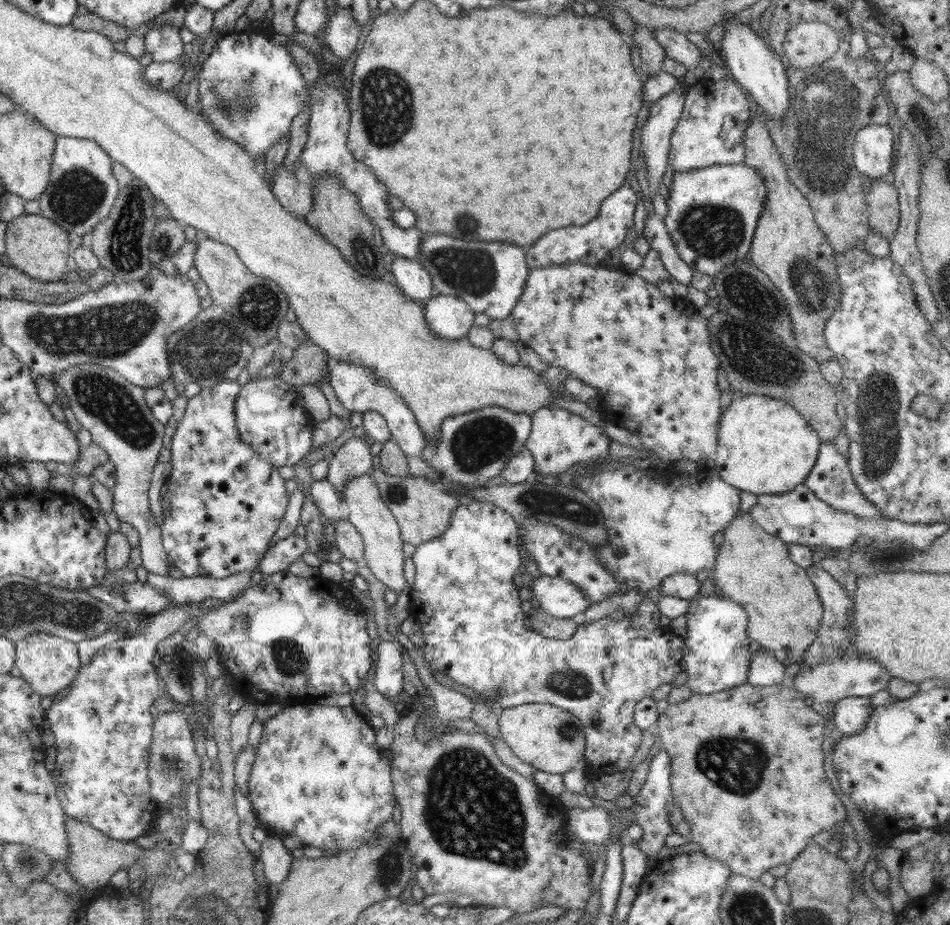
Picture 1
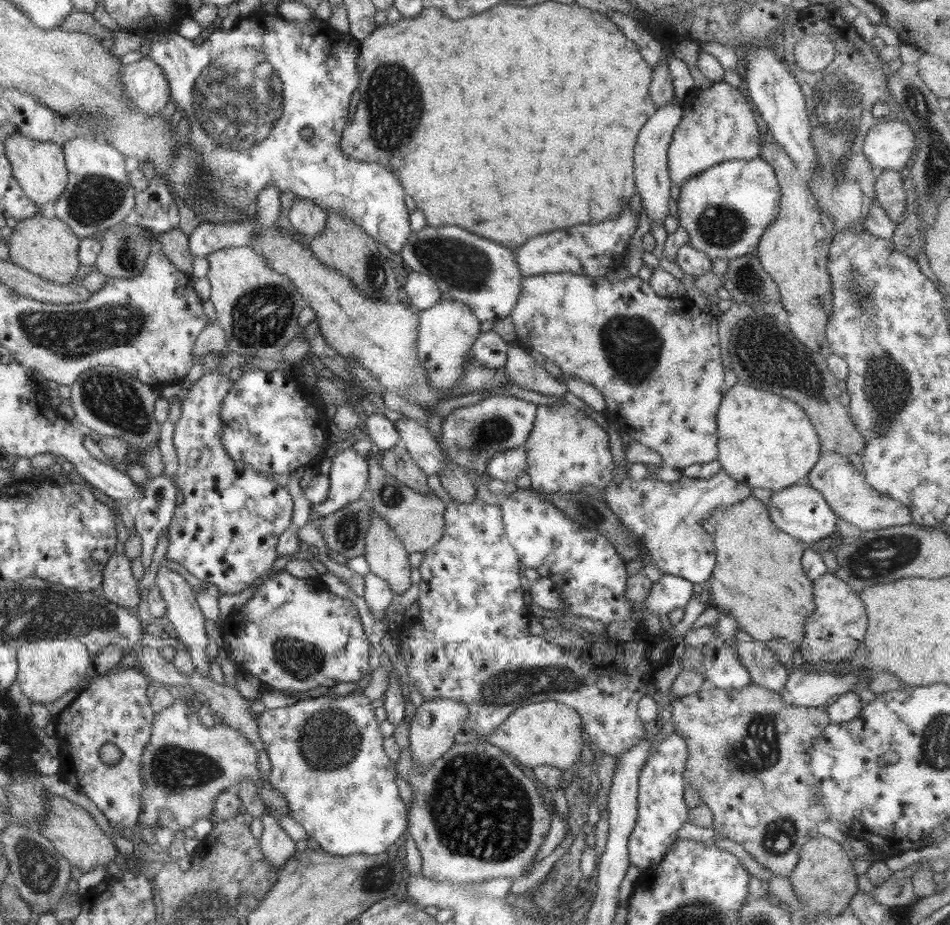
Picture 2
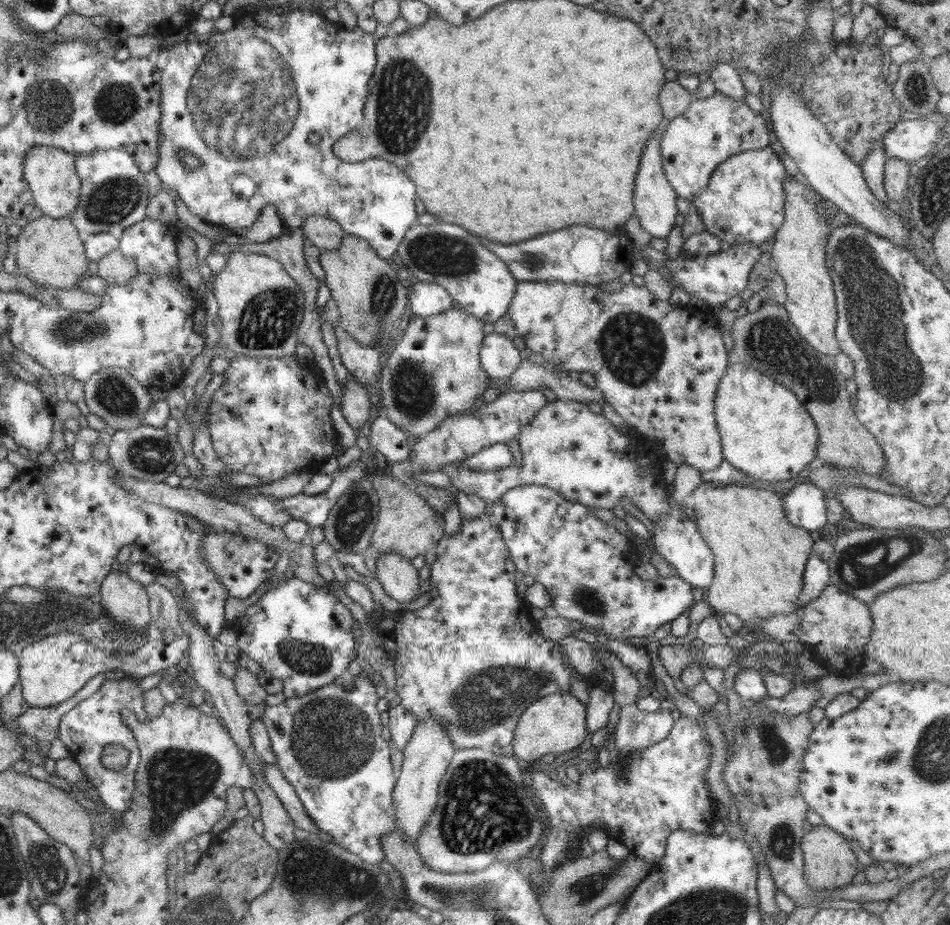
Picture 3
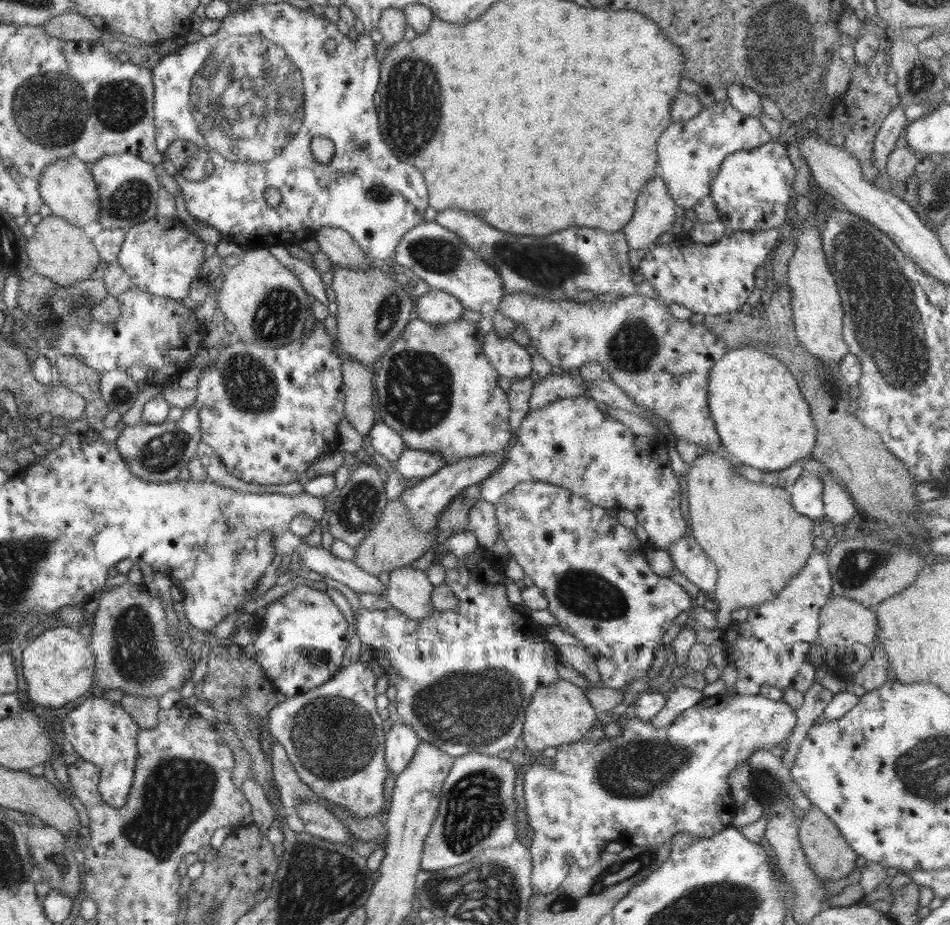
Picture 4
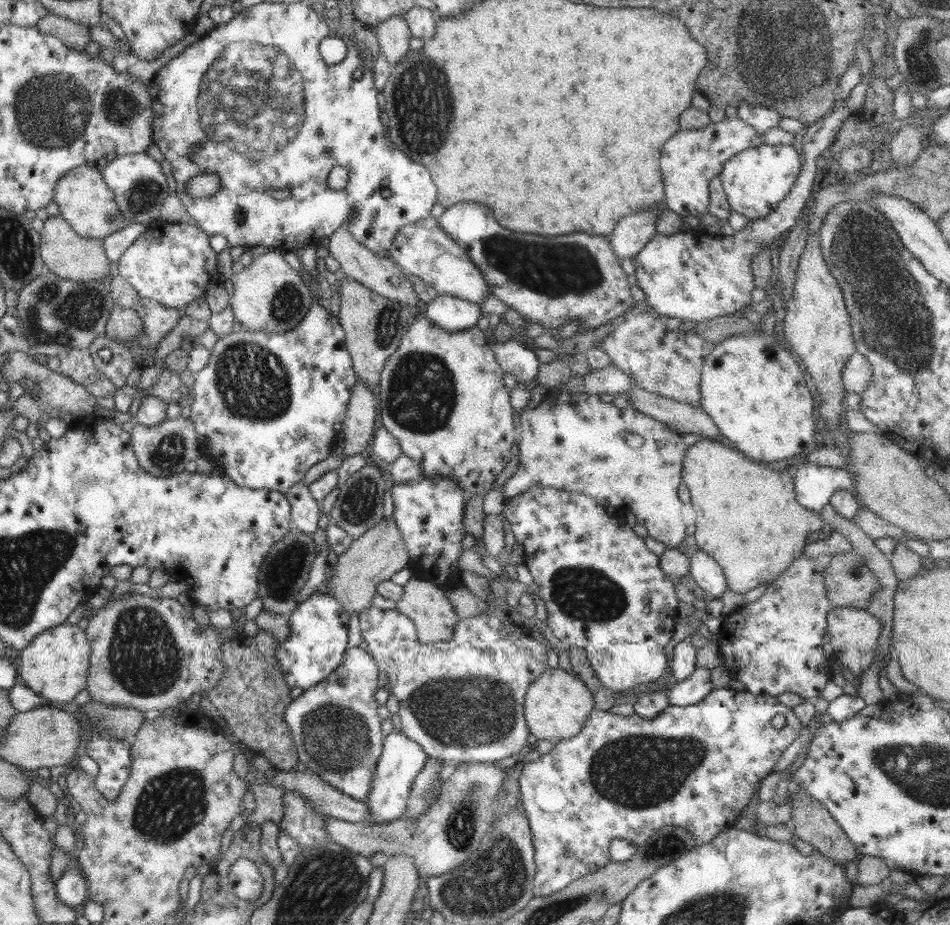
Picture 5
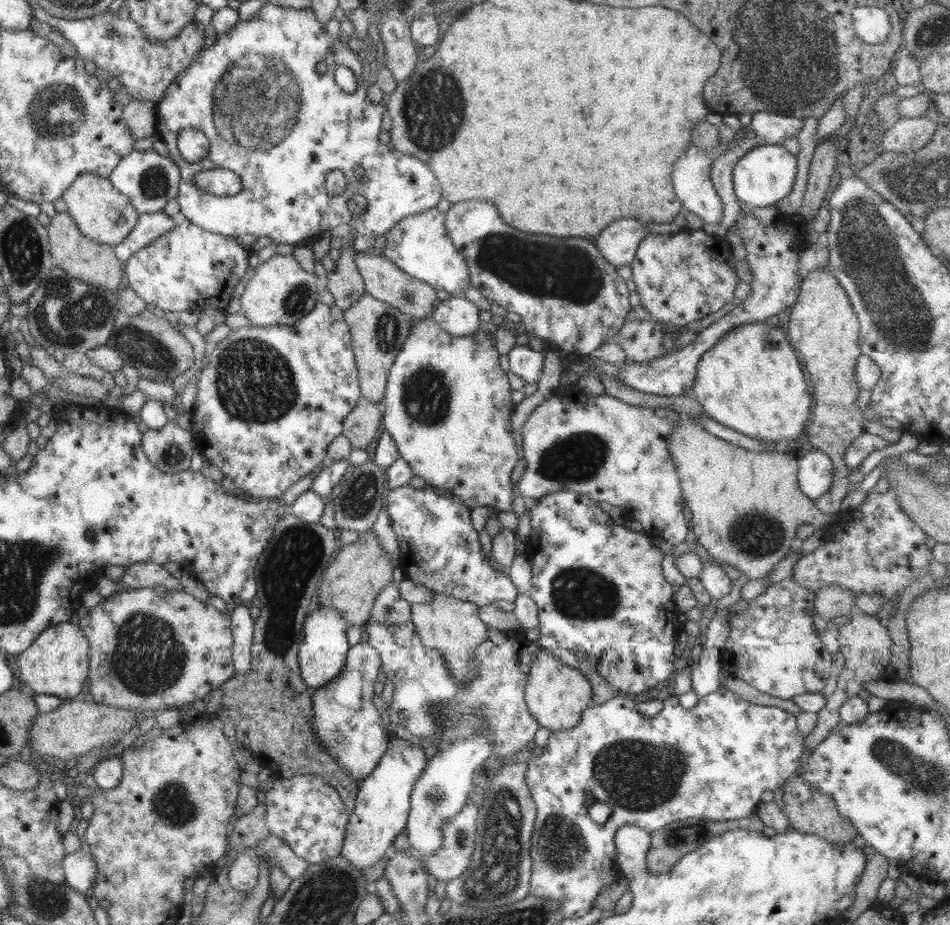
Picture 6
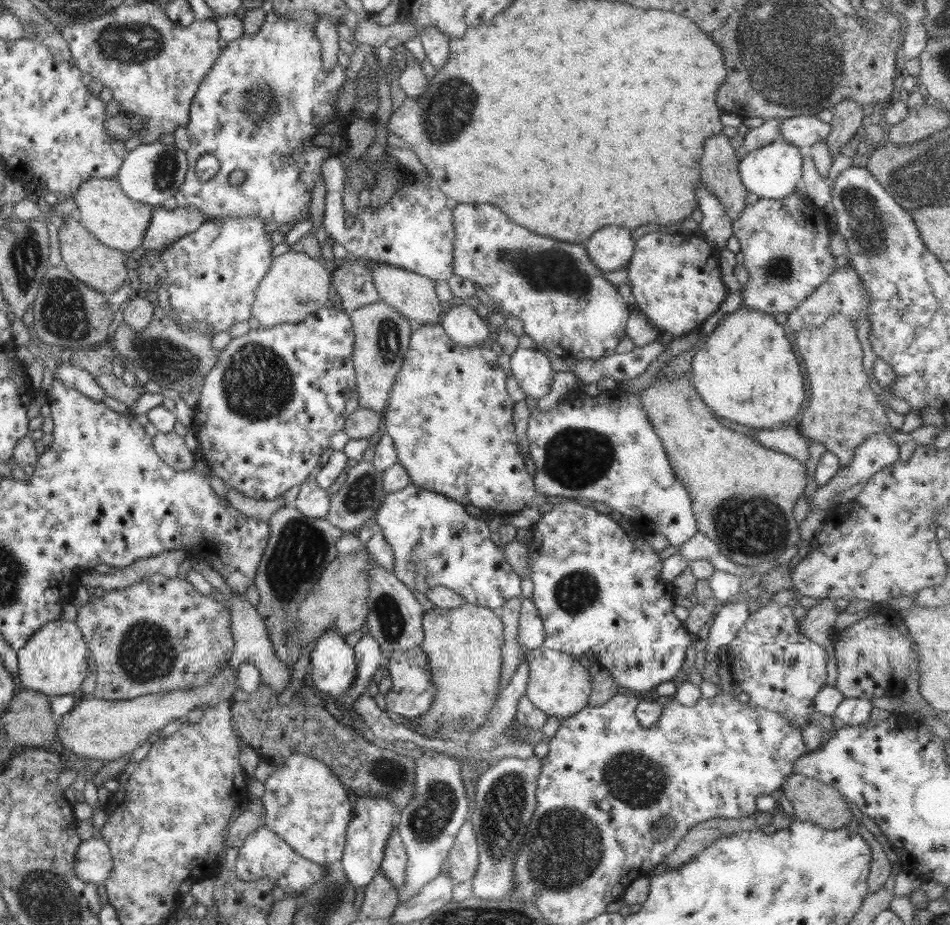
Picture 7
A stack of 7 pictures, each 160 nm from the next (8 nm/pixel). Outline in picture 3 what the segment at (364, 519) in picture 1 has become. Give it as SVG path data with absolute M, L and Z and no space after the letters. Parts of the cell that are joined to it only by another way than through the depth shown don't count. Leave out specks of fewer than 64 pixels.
M396 553L376 556L376 576L386 594L396 602L413 601L418 597L419 572L409 559Z

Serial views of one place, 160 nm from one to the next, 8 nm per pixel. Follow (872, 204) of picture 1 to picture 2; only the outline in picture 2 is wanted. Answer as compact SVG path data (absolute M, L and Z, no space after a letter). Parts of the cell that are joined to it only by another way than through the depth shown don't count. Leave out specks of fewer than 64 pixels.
M884 170L875 177L875 199L886 210L890 220L898 223L906 208L906 193L899 170Z

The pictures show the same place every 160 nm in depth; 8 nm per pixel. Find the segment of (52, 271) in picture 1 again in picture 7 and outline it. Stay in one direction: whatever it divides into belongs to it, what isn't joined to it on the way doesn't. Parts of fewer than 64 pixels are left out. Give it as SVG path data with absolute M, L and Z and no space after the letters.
M66 215L64 217L65 226L60 228L58 232L59 248L63 258L64 265L80 282L86 284L90 288L103 293L104 295L110 295L117 291L123 284L124 280L127 278L128 266L125 264L129 261L129 255L121 250L116 250L115 248L110 248L104 246L96 237L94 237L87 229L83 227L78 218L74 215Z

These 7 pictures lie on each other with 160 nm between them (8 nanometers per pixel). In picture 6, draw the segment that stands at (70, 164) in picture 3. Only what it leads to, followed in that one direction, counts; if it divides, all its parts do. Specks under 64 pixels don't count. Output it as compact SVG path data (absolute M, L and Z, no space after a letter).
M94 173L77 176L72 184L63 192L62 197L66 206L67 213L76 223L80 232L90 240L100 244L109 244L115 247L119 245L132 228L136 227L139 219L139 212L132 206L131 200L124 196L107 179Z

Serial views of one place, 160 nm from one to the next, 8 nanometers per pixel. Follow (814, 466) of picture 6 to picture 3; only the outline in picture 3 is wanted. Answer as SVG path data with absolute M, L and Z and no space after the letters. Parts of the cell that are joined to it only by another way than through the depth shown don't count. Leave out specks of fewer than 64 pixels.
M812 482L796 484L783 496L784 515L798 528L831 533L826 516L824 492Z

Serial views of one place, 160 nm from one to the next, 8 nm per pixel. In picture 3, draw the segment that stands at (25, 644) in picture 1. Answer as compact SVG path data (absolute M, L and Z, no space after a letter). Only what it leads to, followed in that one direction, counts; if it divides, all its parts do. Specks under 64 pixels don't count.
M154 582L148 584L151 621L146 644L134 653L105 651L90 644L83 636L73 632L58 632L25 646L19 657L19 680L23 697L30 707L50 708L72 698L93 676L100 673L129 675L137 678L163 672L176 666L184 650L188 648L189 636L185 624L180 624L180 607L174 594L166 586Z

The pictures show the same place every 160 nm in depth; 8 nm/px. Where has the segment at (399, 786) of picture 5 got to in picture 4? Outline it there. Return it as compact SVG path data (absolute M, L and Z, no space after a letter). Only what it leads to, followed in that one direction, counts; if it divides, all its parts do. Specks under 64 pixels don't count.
M400 719L394 721L390 731L385 734L385 761L389 772L399 775L414 756L420 741L412 727Z

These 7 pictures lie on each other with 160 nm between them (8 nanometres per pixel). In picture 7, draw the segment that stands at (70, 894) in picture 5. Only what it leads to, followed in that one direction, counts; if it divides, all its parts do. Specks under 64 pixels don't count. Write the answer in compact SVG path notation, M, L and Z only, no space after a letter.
M90 838L77 848L73 871L84 882L103 883L113 867L113 858L104 839Z

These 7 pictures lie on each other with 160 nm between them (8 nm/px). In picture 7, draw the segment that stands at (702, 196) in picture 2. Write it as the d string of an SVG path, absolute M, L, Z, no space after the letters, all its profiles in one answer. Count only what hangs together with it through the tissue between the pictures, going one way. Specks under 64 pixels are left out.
M778 138L762 148L749 151L742 157L738 165L742 184L748 192L756 194L759 198L780 200L793 194L797 186L801 185L802 157L805 154L804 150L790 144L784 138Z

